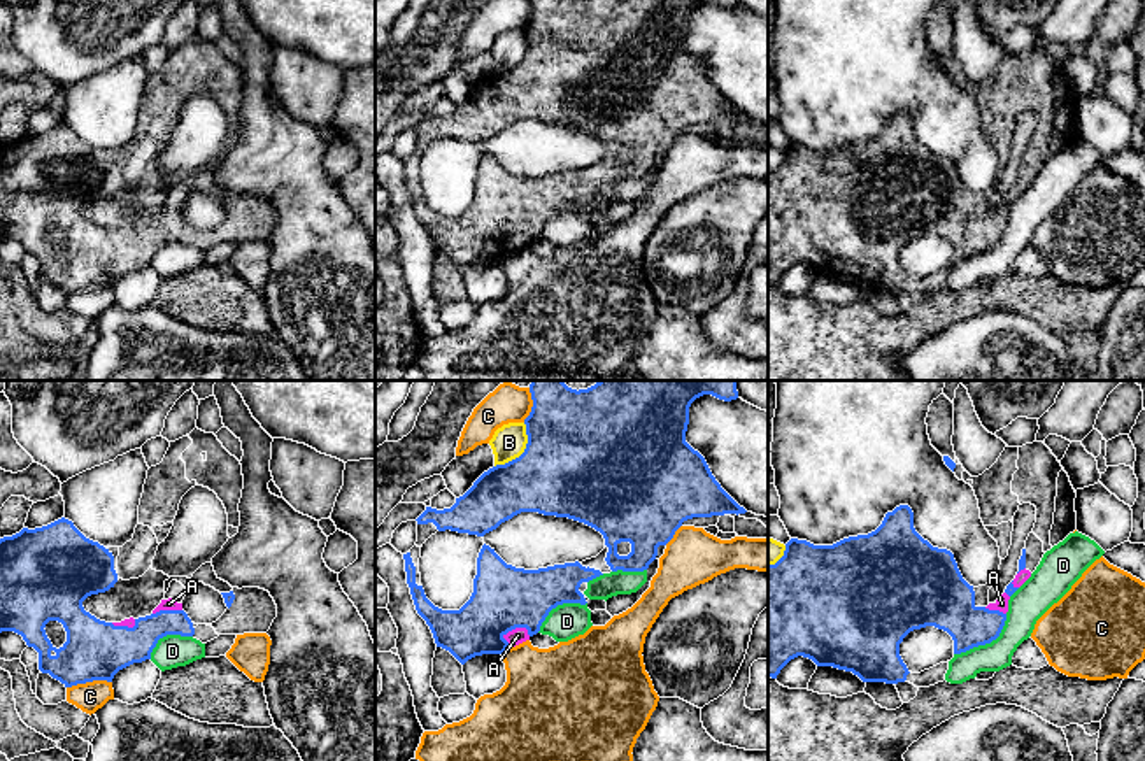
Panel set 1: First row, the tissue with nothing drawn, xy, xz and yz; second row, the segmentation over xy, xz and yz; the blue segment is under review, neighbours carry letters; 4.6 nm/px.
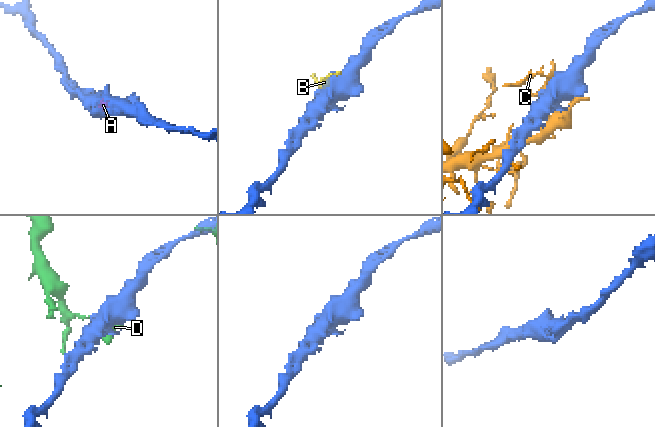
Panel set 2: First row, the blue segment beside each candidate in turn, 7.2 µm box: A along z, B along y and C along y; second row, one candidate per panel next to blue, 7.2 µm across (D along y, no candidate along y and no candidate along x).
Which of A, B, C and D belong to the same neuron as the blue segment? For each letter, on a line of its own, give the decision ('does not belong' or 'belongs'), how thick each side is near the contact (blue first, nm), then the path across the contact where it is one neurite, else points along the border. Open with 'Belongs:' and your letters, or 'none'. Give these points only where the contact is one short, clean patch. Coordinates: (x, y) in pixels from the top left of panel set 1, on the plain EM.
Belongs: A
A: belongs | 300/70 nm
B: does not belong | 500/160 nm
C: does not belong | 280/140 nm
D: does not belong | 240/170 nm

